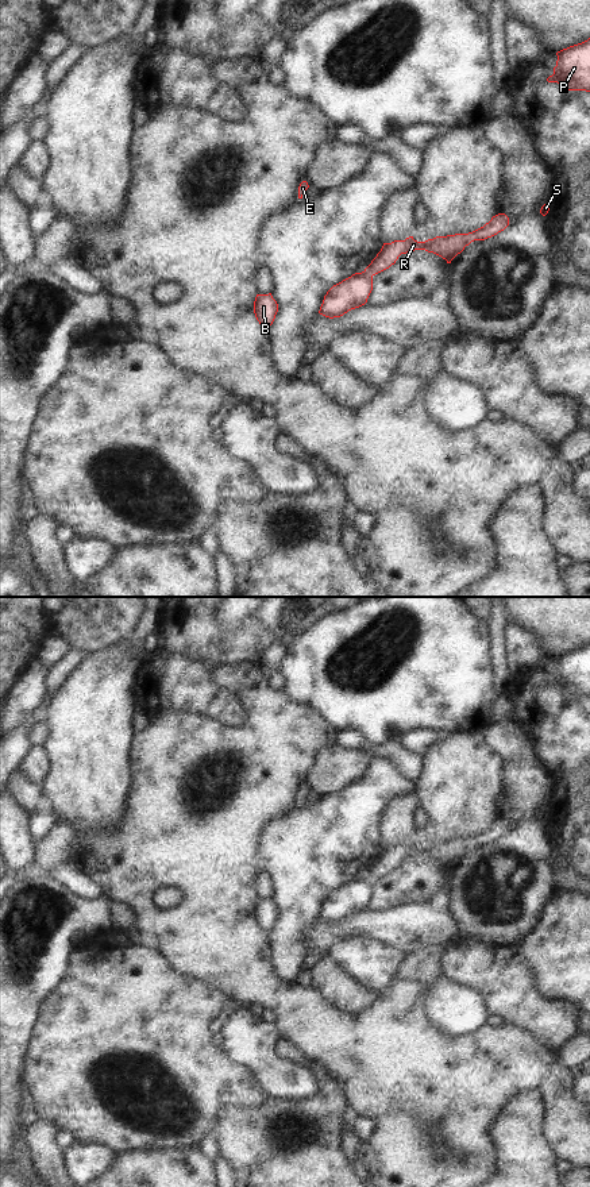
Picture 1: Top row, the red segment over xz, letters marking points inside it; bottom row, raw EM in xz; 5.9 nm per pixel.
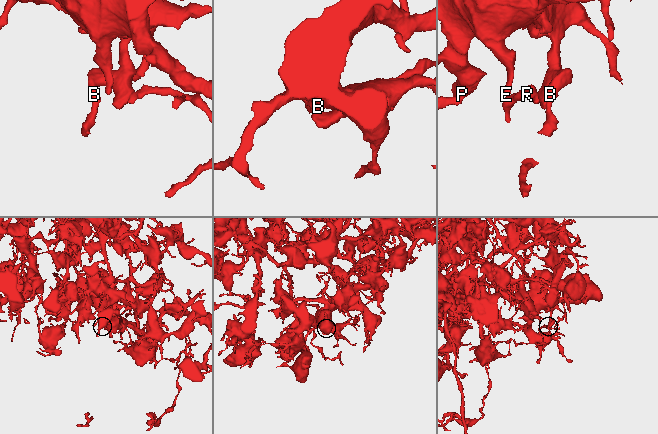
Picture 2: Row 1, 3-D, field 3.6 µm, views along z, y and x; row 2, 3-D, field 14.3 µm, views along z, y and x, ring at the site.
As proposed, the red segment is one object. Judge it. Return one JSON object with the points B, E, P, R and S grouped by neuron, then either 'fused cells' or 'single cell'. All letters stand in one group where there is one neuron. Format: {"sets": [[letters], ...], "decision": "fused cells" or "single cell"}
{"sets": [["B", "E", "P"], ["R", "S"]], "decision": "fused cells"}

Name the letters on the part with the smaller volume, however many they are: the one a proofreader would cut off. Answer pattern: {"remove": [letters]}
{"remove": ["R", "S"]}

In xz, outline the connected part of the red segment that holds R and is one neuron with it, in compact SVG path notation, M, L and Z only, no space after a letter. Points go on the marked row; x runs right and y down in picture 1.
M498 213L493 216L491 220L483 227L468 234L436 236L425 242L417 242L413 239L413 236L409 236L405 240L383 243L381 251L365 269L365 271L367 271L370 275L375 275L394 265L401 254L412 253L414 250L433 253L446 259L447 263L451 263L451 261L471 242L491 238L504 231L508 226L509 217L505 213Z

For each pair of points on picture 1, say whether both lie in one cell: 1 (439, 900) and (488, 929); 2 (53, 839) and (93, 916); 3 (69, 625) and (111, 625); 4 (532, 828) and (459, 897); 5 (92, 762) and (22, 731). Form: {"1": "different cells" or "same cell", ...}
{"1": "different cells", "2": "different cells", "3": "same cell", "4": "same cell", "5": "different cells"}

